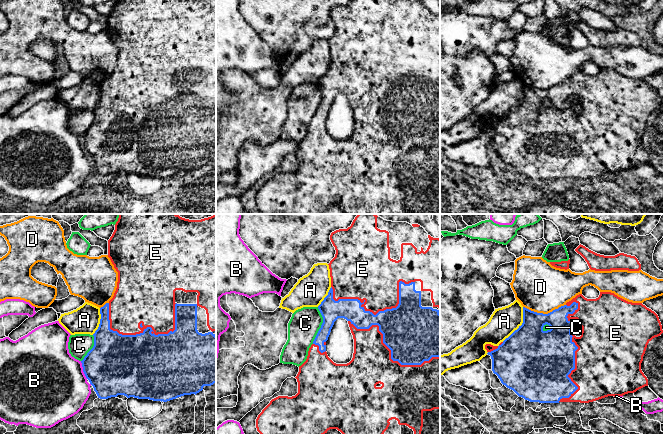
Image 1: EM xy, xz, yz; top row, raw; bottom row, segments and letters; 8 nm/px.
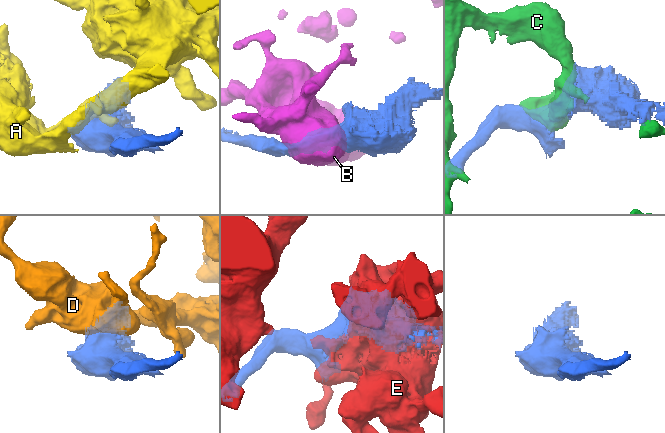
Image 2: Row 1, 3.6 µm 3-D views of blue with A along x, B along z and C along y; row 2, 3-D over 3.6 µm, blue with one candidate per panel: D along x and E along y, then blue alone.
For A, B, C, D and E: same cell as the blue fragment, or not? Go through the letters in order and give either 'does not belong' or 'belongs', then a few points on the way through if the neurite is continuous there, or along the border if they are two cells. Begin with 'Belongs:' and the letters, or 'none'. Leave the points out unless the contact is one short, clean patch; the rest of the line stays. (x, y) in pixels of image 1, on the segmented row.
Belongs: E
A: does not belong
B: does not belong
C: does not belong
D: does not belong; border along yz (565, 304), (547, 313), (537, 313), (523, 307)
E: belongs

